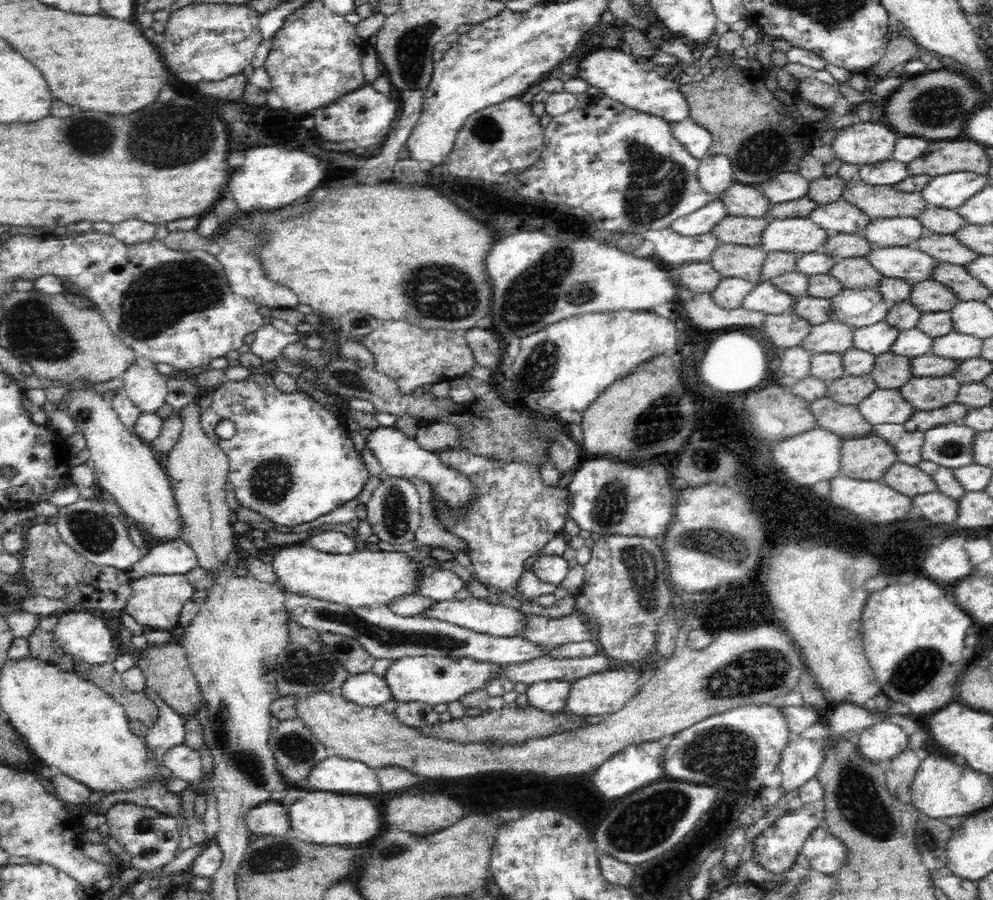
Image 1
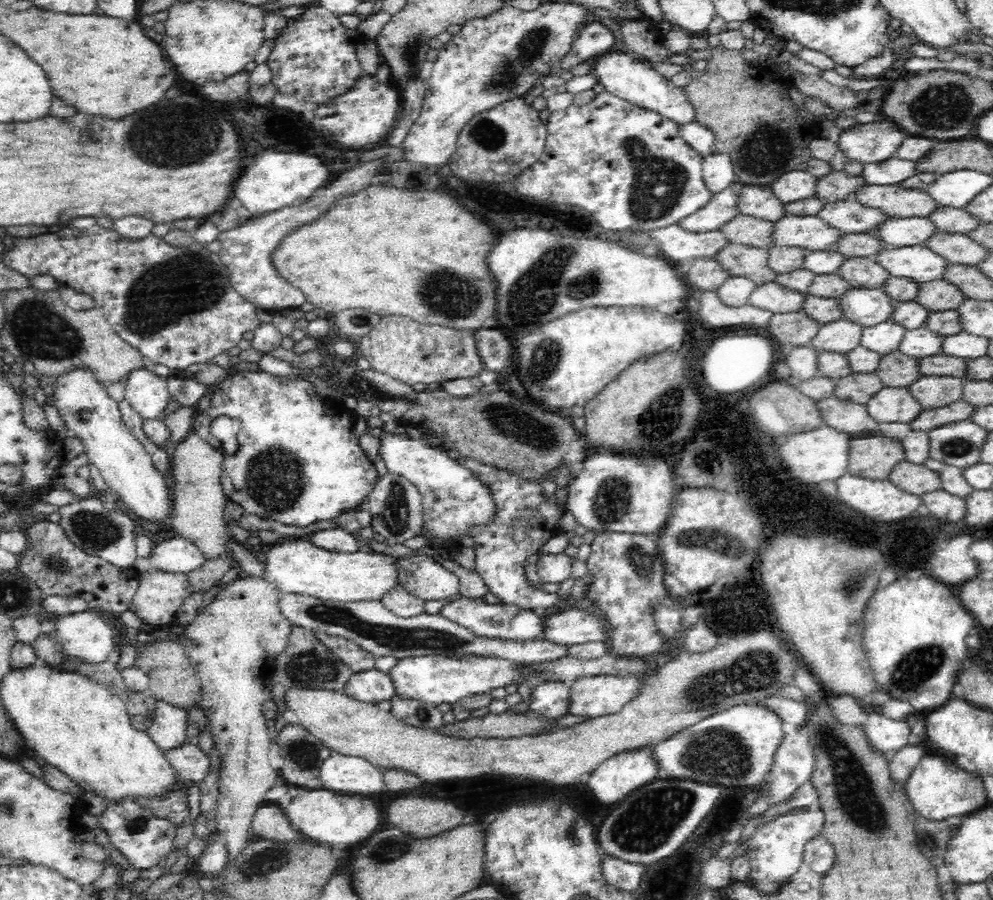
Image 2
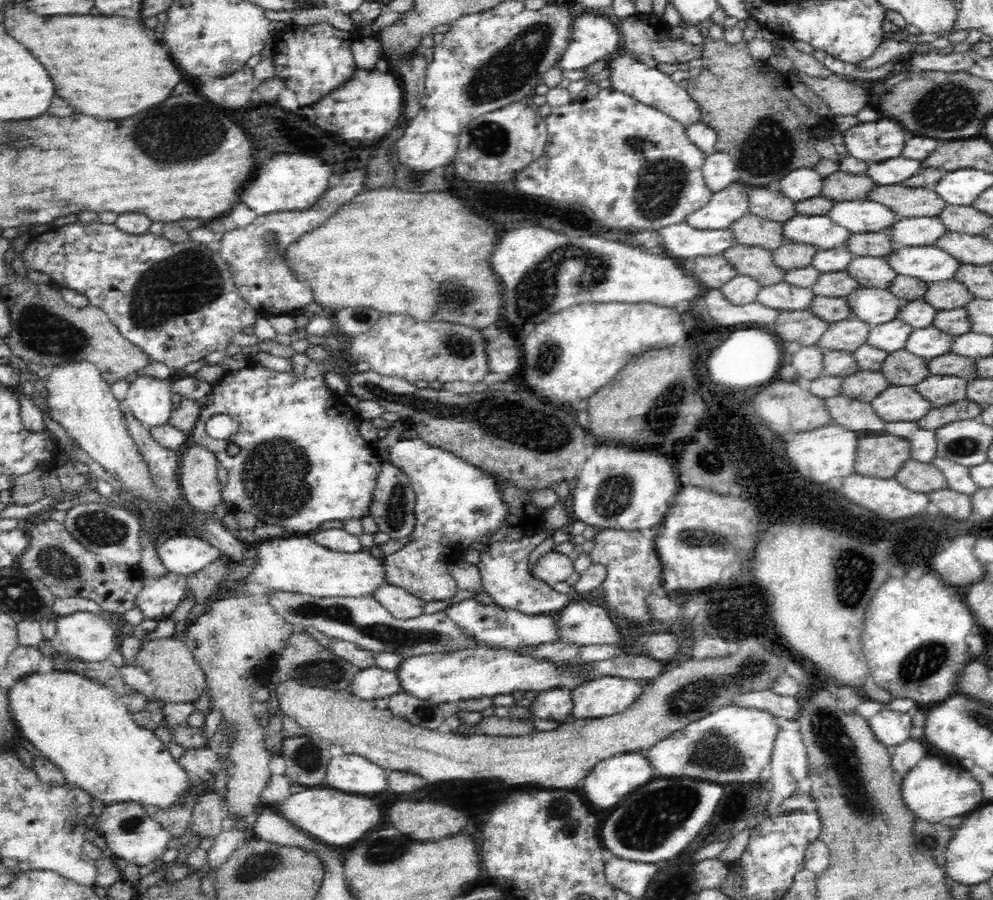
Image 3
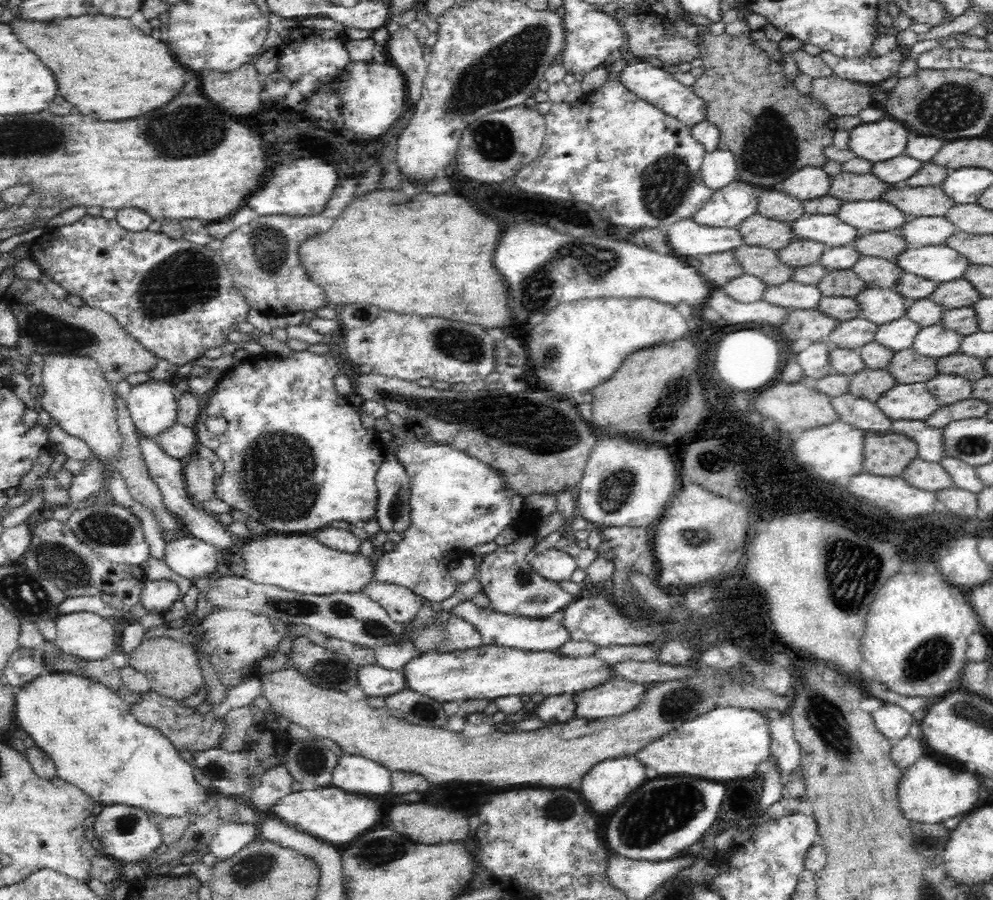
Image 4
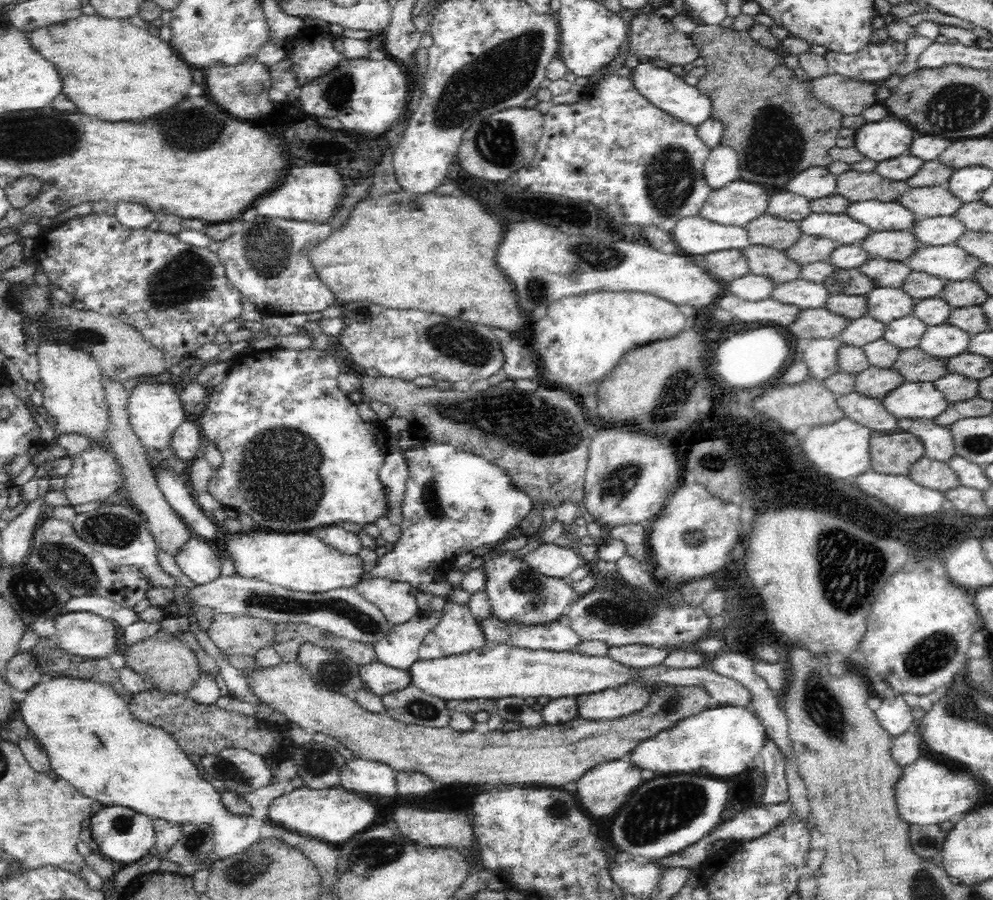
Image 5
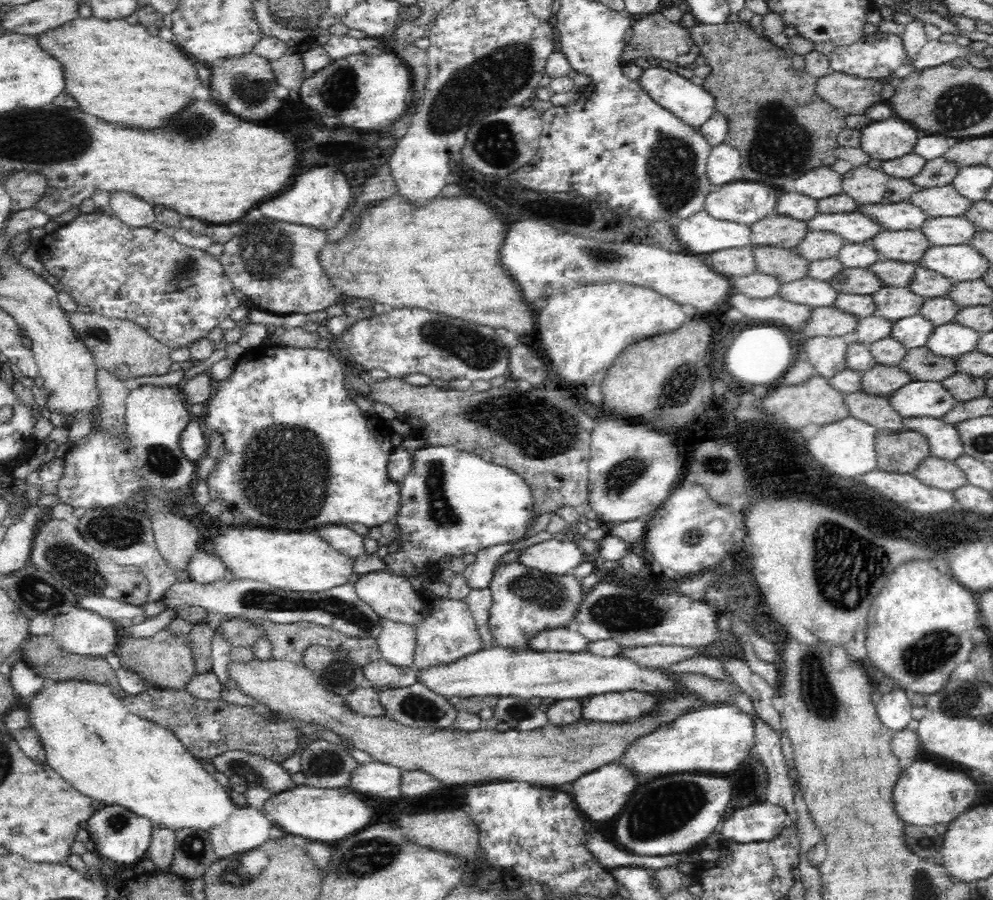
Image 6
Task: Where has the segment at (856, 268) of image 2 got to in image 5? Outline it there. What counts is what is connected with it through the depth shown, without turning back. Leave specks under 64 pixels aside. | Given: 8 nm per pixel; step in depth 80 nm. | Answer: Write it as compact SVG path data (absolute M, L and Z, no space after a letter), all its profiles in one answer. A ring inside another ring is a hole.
M872 258L860 267L863 272L882 288L900 288L905 279L913 272L907 262L889 261L882 258Z

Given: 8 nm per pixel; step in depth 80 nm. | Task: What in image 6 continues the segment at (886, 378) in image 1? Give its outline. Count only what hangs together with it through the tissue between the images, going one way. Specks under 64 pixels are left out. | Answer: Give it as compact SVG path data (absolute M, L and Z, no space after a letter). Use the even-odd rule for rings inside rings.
M928 345L910 349L899 364L914 381L944 381L958 373L956 359L936 355Z

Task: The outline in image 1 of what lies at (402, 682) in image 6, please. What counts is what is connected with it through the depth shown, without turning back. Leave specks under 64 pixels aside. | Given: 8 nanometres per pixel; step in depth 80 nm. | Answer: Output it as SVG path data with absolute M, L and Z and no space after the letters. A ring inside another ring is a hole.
M374 672L351 675L343 685L341 694L354 703L369 707L378 707L393 699L385 676Z

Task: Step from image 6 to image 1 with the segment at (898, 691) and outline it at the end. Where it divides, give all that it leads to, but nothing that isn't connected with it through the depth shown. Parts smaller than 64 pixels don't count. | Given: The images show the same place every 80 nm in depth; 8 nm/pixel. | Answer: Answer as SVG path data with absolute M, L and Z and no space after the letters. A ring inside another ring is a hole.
M888 720L874 721L858 736L861 754L872 761L888 762L908 748L908 734Z

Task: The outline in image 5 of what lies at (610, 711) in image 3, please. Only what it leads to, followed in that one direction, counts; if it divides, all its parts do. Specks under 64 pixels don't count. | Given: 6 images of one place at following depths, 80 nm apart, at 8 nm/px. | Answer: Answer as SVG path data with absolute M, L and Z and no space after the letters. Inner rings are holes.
M636 685L606 690L598 694L576 697L578 714L591 721L606 721L624 718L634 712L640 712L650 702L652 690Z

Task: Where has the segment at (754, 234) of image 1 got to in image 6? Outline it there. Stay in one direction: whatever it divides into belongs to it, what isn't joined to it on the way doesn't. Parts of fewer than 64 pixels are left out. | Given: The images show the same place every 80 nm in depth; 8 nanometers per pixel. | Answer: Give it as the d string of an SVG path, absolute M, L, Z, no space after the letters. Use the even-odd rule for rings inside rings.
M772 214L751 225L751 242L755 246L770 246L794 249L808 234L808 223L794 217Z

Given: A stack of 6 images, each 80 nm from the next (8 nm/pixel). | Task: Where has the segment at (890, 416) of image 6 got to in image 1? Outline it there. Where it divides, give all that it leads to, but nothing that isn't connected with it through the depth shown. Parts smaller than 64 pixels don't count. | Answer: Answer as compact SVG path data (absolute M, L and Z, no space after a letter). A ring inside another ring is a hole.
M822 397L810 403L817 426L834 432L844 439L870 436L874 425L860 414L858 405L847 405Z

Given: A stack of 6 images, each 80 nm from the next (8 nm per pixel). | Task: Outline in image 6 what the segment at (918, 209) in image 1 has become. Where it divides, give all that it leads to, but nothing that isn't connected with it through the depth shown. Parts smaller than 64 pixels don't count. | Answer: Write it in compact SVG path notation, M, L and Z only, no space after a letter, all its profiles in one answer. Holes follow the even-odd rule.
M952 184L921 189L920 191L909 203L924 210L924 213L929 217L964 217L964 214L976 204L966 196L959 194Z

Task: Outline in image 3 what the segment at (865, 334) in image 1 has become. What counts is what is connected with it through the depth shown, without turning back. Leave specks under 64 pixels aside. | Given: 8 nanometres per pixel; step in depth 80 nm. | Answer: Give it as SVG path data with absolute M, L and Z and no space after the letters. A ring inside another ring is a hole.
M894 319L884 324L872 326L872 330L868 334L868 343L887 353L893 353L905 348L906 340L910 338L913 330L914 327L902 319Z

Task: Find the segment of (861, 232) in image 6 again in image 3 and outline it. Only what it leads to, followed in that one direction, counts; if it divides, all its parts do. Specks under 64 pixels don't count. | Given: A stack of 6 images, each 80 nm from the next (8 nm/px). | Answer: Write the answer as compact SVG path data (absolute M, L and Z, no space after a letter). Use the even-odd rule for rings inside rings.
M798 214L784 222L784 235L787 242L816 245L831 249L846 245L853 232L838 225L830 215L808 216Z

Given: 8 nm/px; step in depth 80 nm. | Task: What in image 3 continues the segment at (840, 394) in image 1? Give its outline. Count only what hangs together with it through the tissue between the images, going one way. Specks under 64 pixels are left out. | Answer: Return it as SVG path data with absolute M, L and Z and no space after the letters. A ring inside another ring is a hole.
M860 370L844 377L842 395L870 403L889 386L890 381L882 371Z

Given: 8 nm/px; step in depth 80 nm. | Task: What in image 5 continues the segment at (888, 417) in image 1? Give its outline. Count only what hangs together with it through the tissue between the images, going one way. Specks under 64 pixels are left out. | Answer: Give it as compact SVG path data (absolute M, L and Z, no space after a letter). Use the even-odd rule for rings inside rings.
M908 382L895 388L882 401L898 418L935 419L950 406L946 395L933 382Z

